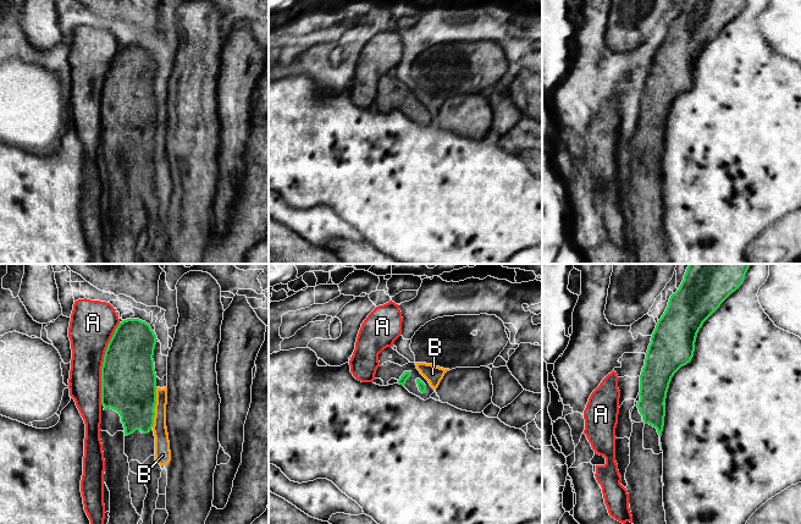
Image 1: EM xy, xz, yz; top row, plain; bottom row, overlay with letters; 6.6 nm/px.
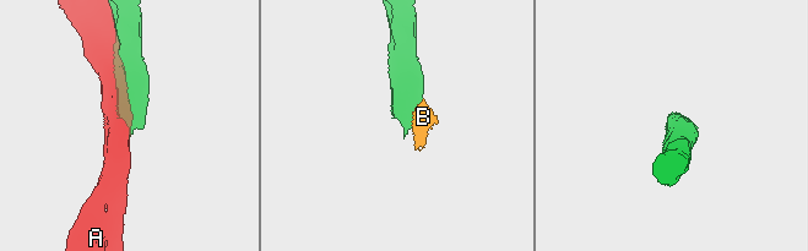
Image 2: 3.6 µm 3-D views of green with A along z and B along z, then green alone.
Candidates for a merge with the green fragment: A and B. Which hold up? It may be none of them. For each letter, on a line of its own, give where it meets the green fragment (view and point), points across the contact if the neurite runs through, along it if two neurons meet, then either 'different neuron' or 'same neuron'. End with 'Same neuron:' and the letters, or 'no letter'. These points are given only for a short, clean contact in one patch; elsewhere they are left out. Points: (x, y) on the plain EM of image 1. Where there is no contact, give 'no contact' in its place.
A: contact xy (103, 90); different neuron
B: contact xy (154, 133); border xy (156, 114), (154, 150), (152, 153); different neuron
Same neuron: no letter

